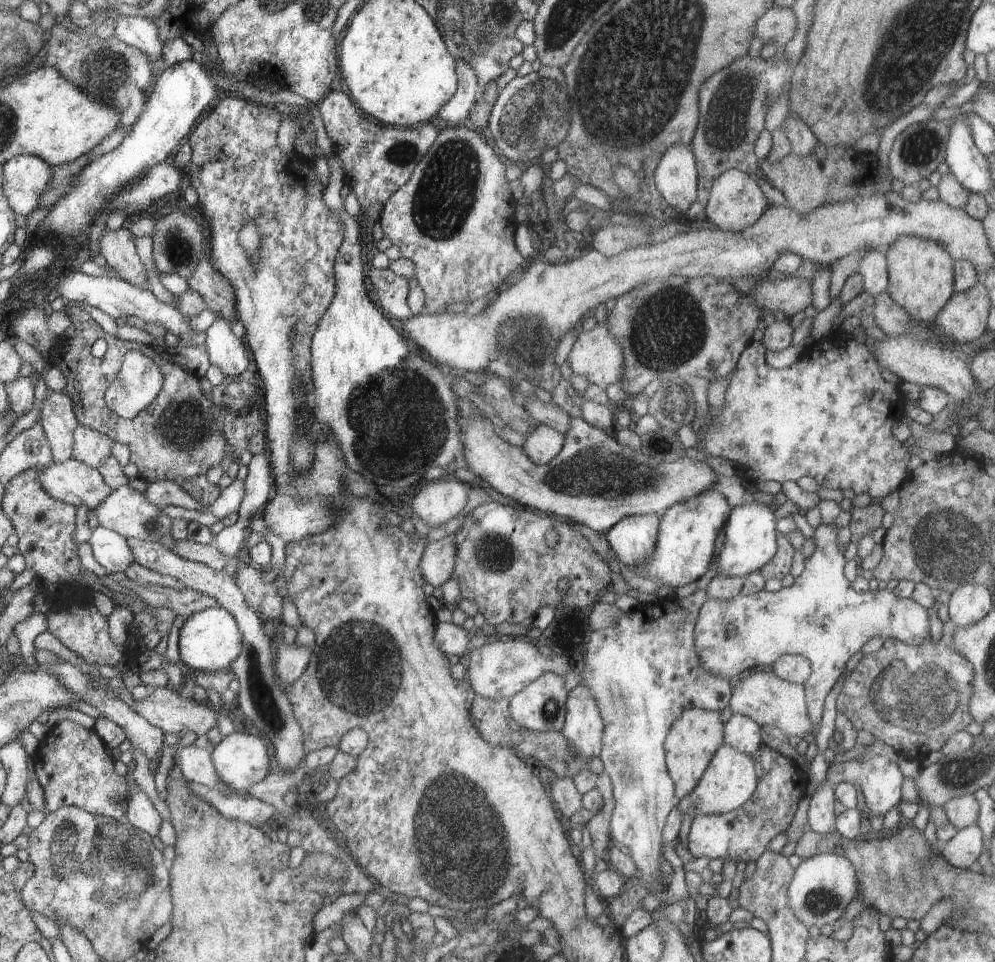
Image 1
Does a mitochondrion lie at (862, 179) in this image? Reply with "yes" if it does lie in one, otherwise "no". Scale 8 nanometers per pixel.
yes

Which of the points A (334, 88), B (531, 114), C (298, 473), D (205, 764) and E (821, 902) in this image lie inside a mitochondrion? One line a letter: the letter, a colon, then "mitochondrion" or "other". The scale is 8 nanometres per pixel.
A: other
B: mitochondrion
C: other
D: other
E: mitochondrion

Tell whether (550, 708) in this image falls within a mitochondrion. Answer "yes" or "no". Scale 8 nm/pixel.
yes

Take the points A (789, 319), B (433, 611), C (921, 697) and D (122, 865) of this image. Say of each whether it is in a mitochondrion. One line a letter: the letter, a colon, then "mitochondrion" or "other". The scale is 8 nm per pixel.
A: other
B: other
C: mitochondrion
D: mitochondrion

